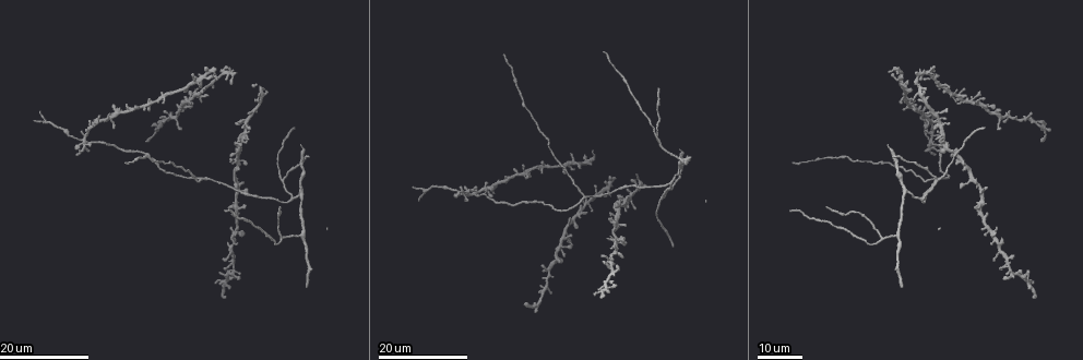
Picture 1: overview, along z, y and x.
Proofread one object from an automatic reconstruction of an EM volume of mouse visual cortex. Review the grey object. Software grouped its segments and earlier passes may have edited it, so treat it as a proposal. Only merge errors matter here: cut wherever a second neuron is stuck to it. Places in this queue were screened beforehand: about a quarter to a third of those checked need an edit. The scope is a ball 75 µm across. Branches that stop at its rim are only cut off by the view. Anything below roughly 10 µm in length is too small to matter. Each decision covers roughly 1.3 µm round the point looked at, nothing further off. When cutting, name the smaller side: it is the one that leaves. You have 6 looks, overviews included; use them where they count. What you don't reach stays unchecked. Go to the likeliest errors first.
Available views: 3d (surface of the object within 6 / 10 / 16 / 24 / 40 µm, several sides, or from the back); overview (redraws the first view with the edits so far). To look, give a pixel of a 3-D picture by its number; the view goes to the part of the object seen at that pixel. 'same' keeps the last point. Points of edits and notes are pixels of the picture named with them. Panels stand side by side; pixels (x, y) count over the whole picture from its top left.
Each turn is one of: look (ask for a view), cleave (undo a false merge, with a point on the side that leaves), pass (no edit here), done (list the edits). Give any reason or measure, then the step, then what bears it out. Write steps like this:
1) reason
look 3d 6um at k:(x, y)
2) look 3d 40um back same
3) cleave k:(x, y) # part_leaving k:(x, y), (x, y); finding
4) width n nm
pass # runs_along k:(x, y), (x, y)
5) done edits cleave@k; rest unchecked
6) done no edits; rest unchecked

four or more arms meet
look 3d 24um at 1:(933, 139)

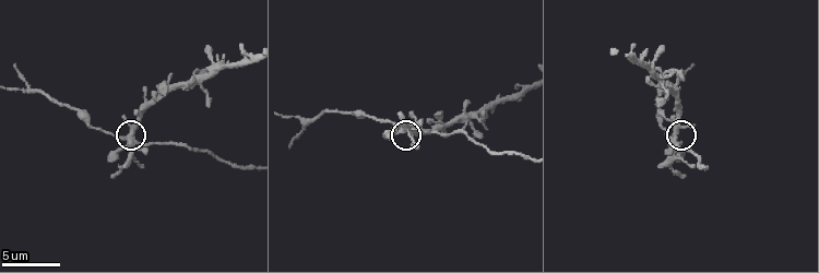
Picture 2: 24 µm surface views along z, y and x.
look 3d 6um at 2:(130, 131)

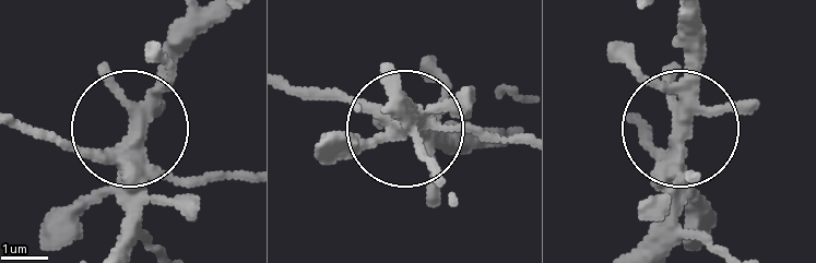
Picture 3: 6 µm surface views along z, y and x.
side_arm 14 um
pass # runs_along 3:(244, 181), (173, 178), (130, 131), (103, 146), (24, 134); one neuron here

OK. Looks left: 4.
a fork
look 3d 24um at 1:(281, 179)

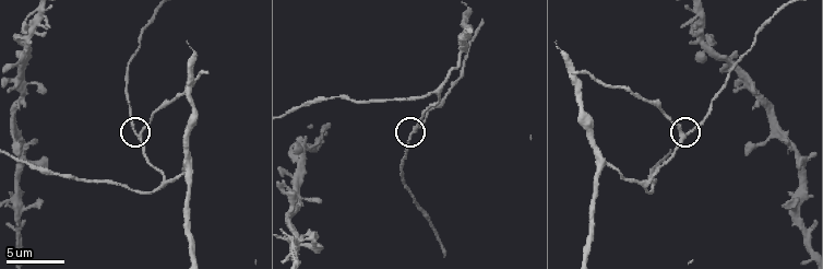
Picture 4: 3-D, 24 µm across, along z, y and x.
closer look
look 3d 6um at 4:(138, 135)

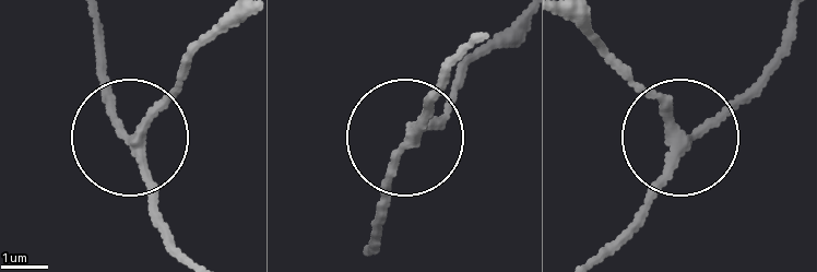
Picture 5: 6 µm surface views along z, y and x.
side_arm 14 um
pass # runs_along 5:(610, 246), (676, 128), (590, 38); one neuron here

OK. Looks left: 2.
look 3d 24um at 1:(895, 236)

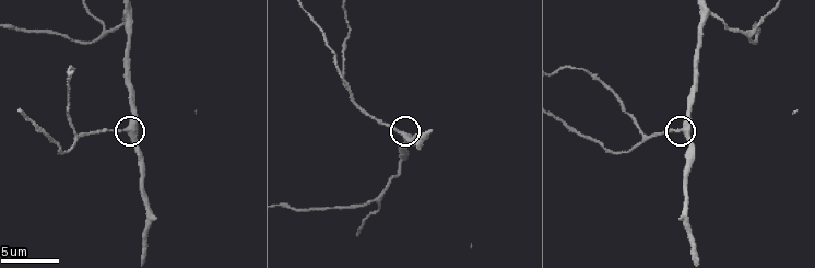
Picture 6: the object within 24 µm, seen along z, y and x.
closer look
look 3d 10um at 6:(400, 135)

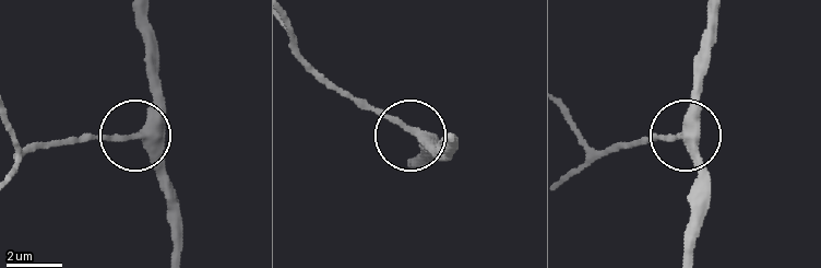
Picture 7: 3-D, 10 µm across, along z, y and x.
pass # continuous, no second neuron

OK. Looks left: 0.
done no edits; rest unchecked

